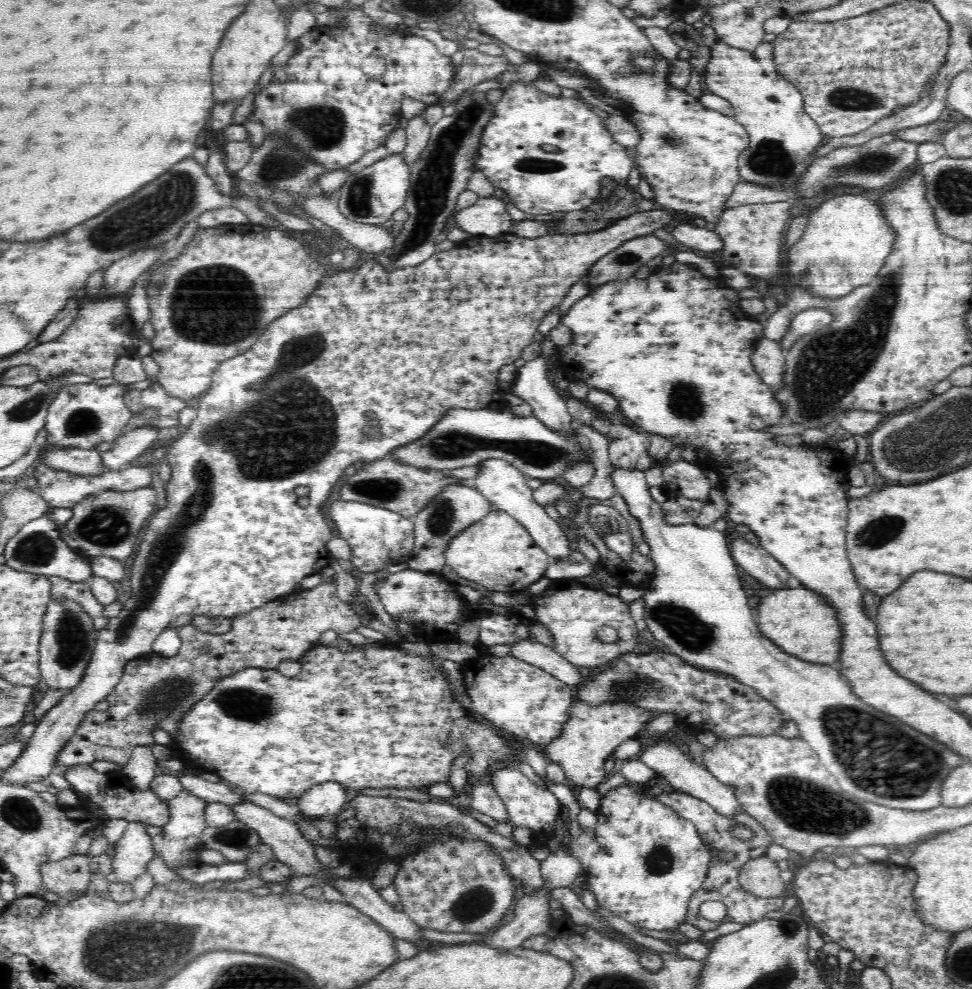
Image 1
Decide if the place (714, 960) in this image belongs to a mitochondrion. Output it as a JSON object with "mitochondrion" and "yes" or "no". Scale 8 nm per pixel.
{"mitochondrion":"no"}

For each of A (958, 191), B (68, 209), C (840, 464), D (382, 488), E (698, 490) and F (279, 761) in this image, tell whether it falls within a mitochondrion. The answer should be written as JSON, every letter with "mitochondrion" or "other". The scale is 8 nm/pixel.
{"A":"mitochondrion","B":"other","C":"other","D":"mitochondrion","E":"other","F":"other"}

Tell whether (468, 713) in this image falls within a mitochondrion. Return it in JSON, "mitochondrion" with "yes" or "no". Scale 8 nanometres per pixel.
{"mitochondrion":"no"}

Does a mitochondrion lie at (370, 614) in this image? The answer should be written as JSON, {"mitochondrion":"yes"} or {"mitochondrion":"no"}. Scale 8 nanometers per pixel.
{"mitochondrion":"no"}

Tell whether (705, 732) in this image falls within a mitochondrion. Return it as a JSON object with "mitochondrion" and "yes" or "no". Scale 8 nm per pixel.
{"mitochondrion":"no"}

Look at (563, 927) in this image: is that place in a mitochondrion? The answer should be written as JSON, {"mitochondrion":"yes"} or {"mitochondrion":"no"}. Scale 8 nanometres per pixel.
{"mitochondrion":"no"}

